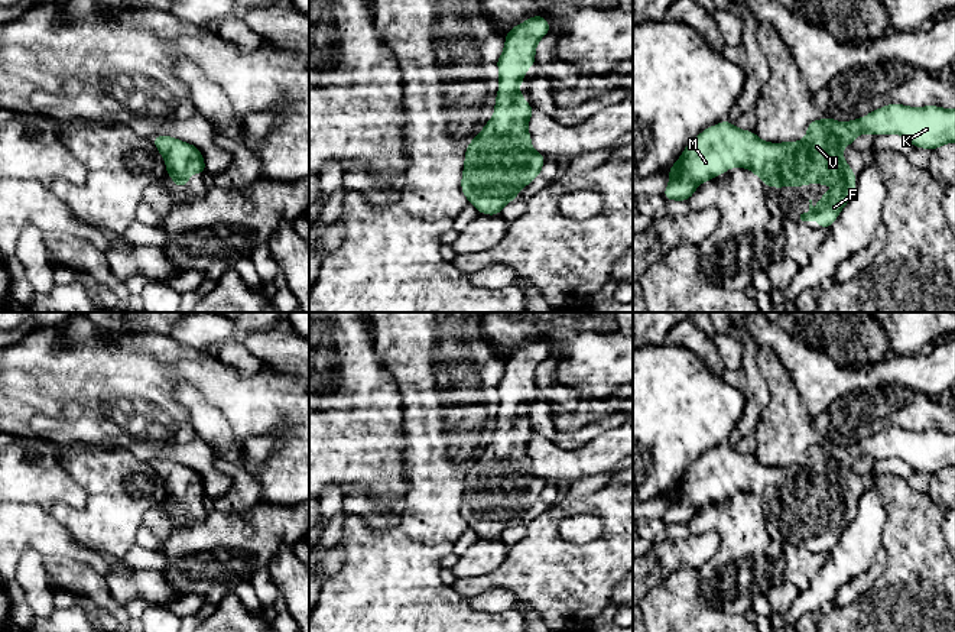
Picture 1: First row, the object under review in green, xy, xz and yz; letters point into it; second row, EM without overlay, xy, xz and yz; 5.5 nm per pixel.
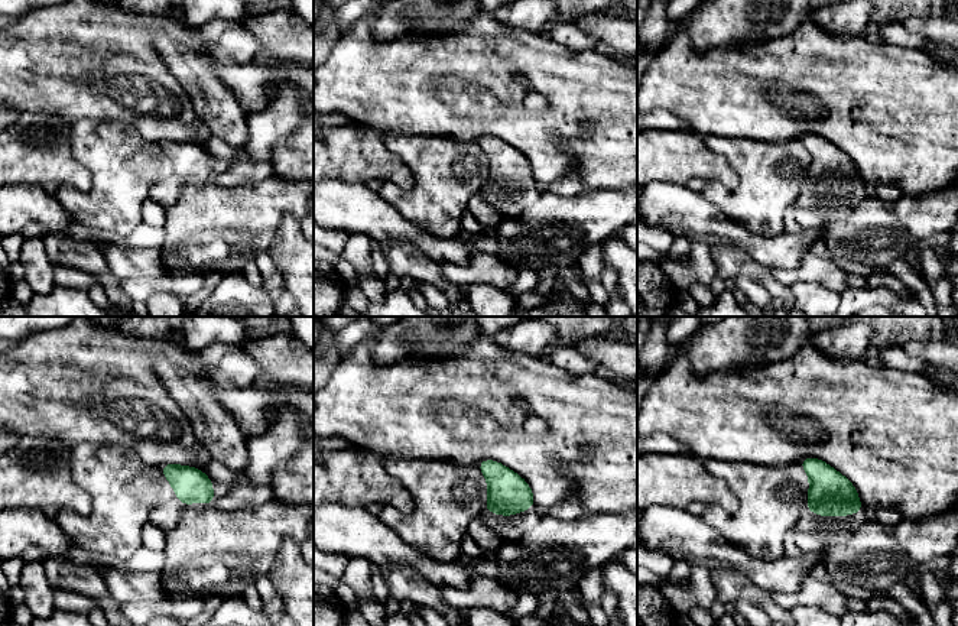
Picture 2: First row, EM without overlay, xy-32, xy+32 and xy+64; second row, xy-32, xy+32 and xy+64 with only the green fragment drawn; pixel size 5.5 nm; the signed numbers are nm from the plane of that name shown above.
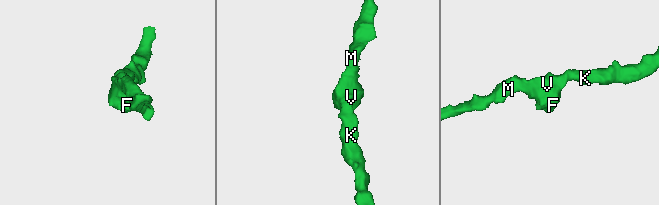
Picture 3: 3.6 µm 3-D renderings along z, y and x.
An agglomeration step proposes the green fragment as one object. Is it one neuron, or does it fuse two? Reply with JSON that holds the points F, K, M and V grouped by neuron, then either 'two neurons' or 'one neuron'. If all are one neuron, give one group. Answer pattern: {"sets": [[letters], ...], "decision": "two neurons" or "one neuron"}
{"sets": [["F", "K", "M", "V"]], "decision": "one neuron"}

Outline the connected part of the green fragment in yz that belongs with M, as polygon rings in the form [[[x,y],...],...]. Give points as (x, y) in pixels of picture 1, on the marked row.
[[[890,103],[848,123],[829,116],[826,120],[816,119],[809,123],[805,140],[785,143],[766,143],[756,132],[737,129],[725,120],[688,142],[682,156],[667,169],[670,181],[662,195],[666,201],[688,201],[699,182],[734,166],[753,171],[764,185],[773,188],[844,184],[844,189],[829,189],[821,195],[818,208],[809,200],[809,211],[800,214],[802,221],[816,218],[818,229],[828,229],[854,195],[857,175],[842,159],[842,146],[852,146],[861,133],[896,133],[915,148],[935,150],[955,142],[955,108]]]

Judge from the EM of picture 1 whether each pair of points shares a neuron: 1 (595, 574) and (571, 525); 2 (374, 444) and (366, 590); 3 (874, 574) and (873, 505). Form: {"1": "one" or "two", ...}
{"1": "two", "2": "two", "3": "two"}

